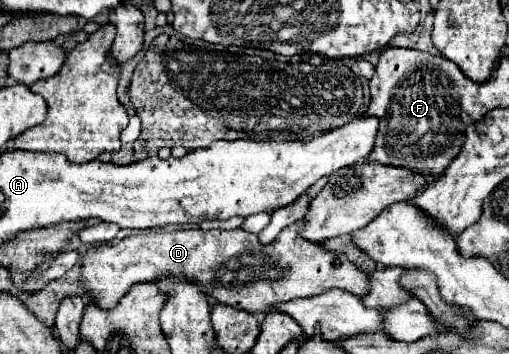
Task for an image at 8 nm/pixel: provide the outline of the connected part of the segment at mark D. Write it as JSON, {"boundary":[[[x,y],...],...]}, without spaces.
{"boundary":[[[296,221],[296,225],[286,227],[280,231],[280,235],[274,239],[274,243],[260,247],[260,241],[256,235],[246,233],[242,229],[234,231],[220,231],[220,229],[184,229],[184,231],[172,231],[172,233],[146,233],[146,235],[132,235],[116,245],[96,245],[90,247],[82,255],[82,273],[80,273],[80,285],[84,287],[86,295],[92,299],[94,305],[100,309],[112,309],[126,291],[136,283],[154,283],[164,277],[186,277],[188,281],[196,283],[204,295],[210,295],[218,299],[222,305],[230,305],[234,309],[244,309],[248,313],[264,313],[272,303],[278,301],[290,301],[290,299],[306,299],[312,295],[320,295],[328,289],[344,289],[354,295],[362,295],[368,291],[368,275],[360,269],[352,267],[348,259],[340,253],[324,251],[318,243],[308,243],[306,239],[298,237],[302,221]]]}

